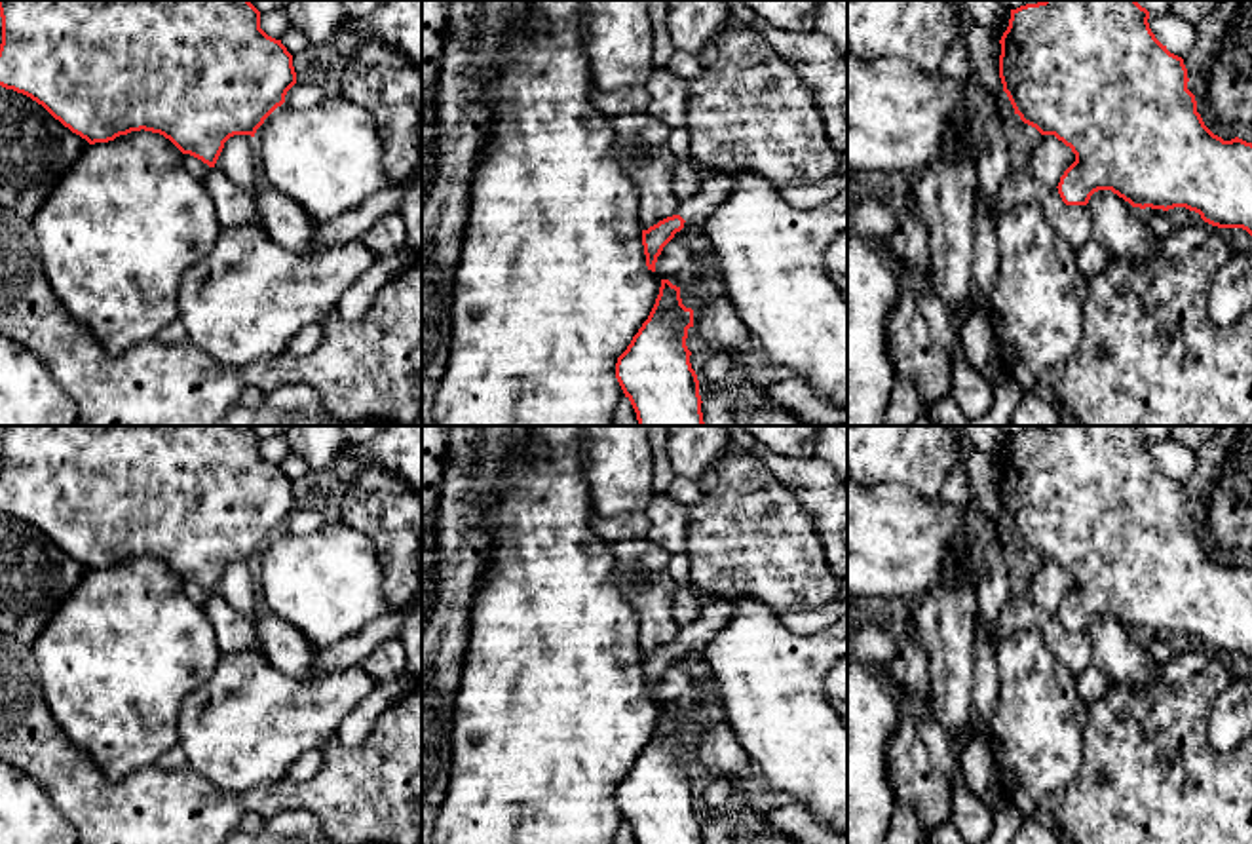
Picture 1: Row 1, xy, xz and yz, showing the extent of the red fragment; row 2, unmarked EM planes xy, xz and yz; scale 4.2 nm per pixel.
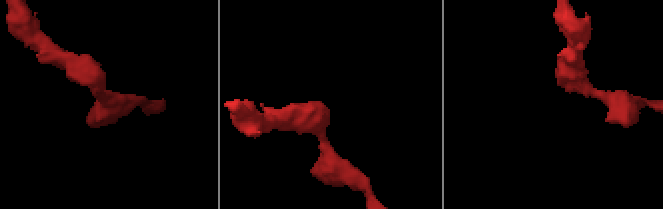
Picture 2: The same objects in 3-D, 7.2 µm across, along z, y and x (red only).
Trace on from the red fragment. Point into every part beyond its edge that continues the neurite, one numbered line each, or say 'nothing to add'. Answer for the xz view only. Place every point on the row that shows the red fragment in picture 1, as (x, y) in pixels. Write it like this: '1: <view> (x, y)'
1: xz (696, 210)

